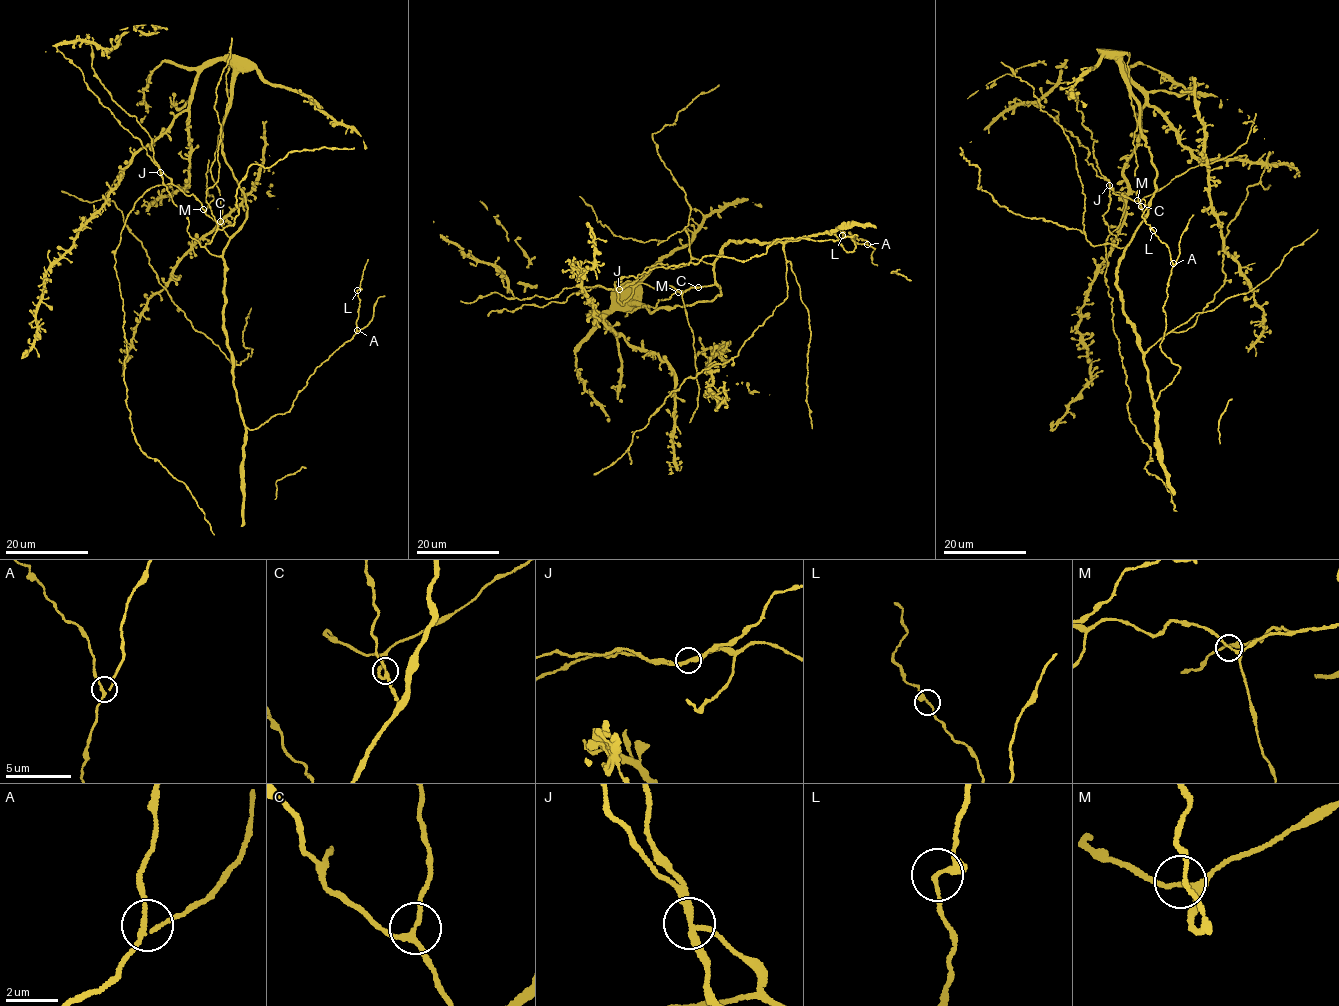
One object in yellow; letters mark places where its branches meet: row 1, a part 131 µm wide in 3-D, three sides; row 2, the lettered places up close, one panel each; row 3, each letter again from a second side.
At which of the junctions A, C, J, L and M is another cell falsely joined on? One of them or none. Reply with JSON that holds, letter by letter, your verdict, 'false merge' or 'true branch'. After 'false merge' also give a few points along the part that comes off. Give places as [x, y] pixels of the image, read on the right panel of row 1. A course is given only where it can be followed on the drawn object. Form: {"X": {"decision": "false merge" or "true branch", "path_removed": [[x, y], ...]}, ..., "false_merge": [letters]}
{"A": {"decision": "true branch"}, "C": {"decision": "true branch"}, "J": {"decision": "true branch"}, "L": {"decision": "true branch"}, "M": {"decision": "true branch"}, "false_merge": []}

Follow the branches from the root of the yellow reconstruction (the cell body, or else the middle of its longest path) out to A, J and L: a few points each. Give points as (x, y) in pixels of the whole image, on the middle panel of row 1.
A: (691, 287), (714, 283), (714, 262), (732, 240), (831, 233), (850, 252), (850, 232), (867, 244)
J: (691, 287), (698, 287), (681, 293), (662, 284), (655, 288), (637, 283), (619, 289)
L: (691, 287), (714, 283), (714, 262), (732, 240), (831, 233), (850, 252), (850, 232), (867, 244), (843, 235)

